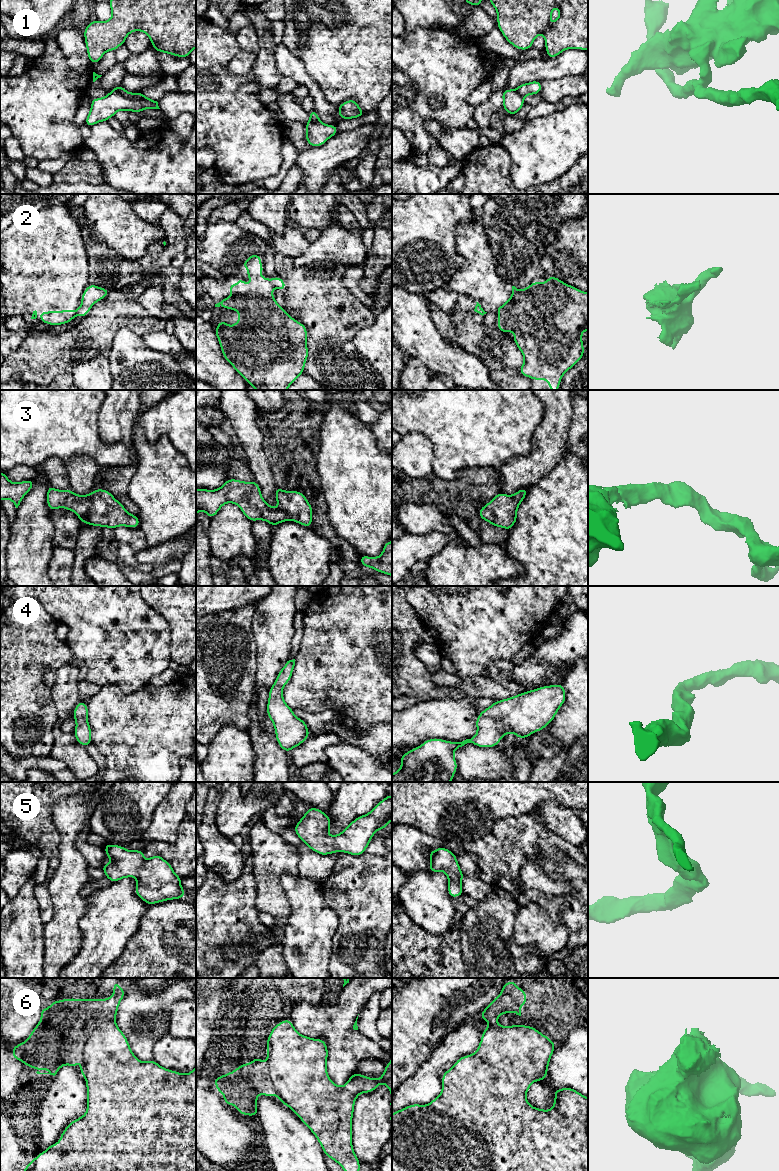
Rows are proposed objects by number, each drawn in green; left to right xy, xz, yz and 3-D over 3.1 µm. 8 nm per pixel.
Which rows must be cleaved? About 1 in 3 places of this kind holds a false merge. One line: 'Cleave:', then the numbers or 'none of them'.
Cleave: 1, 2

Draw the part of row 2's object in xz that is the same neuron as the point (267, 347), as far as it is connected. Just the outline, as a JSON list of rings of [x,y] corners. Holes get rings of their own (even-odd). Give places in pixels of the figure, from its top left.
[[[250,255],[242,266],[249,271],[247,278],[253,280],[252,283],[245,283],[244,278],[238,277],[237,285],[232,282],[229,284],[229,293],[232,297],[223,298],[215,307],[222,307],[228,310],[235,309],[239,316],[239,321],[231,327],[225,321],[217,323],[218,327],[214,332],[218,338],[222,354],[226,361],[245,379],[247,383],[252,385],[255,390],[263,387],[265,390],[287,390],[289,386],[304,373],[305,362],[308,359],[307,348],[307,328],[301,322],[296,321],[288,315],[285,309],[280,306],[271,291],[274,285],[269,278],[262,278],[261,272],[264,266],[261,265],[261,255]]]

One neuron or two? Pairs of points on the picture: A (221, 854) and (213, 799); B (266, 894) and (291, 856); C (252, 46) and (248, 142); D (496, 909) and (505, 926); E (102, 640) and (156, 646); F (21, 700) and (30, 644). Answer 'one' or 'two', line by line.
A: one
B: one
C: two
D: one
E: one
F: one

